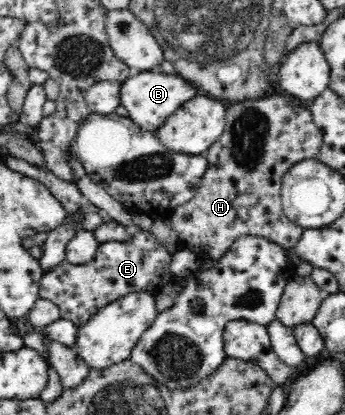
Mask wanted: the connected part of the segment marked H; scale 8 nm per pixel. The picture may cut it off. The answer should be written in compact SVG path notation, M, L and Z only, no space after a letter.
M285 93L228 103L225 122L224 133L203 154L208 160L208 168L200 178L194 197L169 214L179 248L188 249L215 262L224 258L234 241L243 236L264 237L283 248L293 248L300 240L303 228L284 215L280 195L282 178L295 163L317 158L323 144L321 129L314 123L308 106L291 100Z

